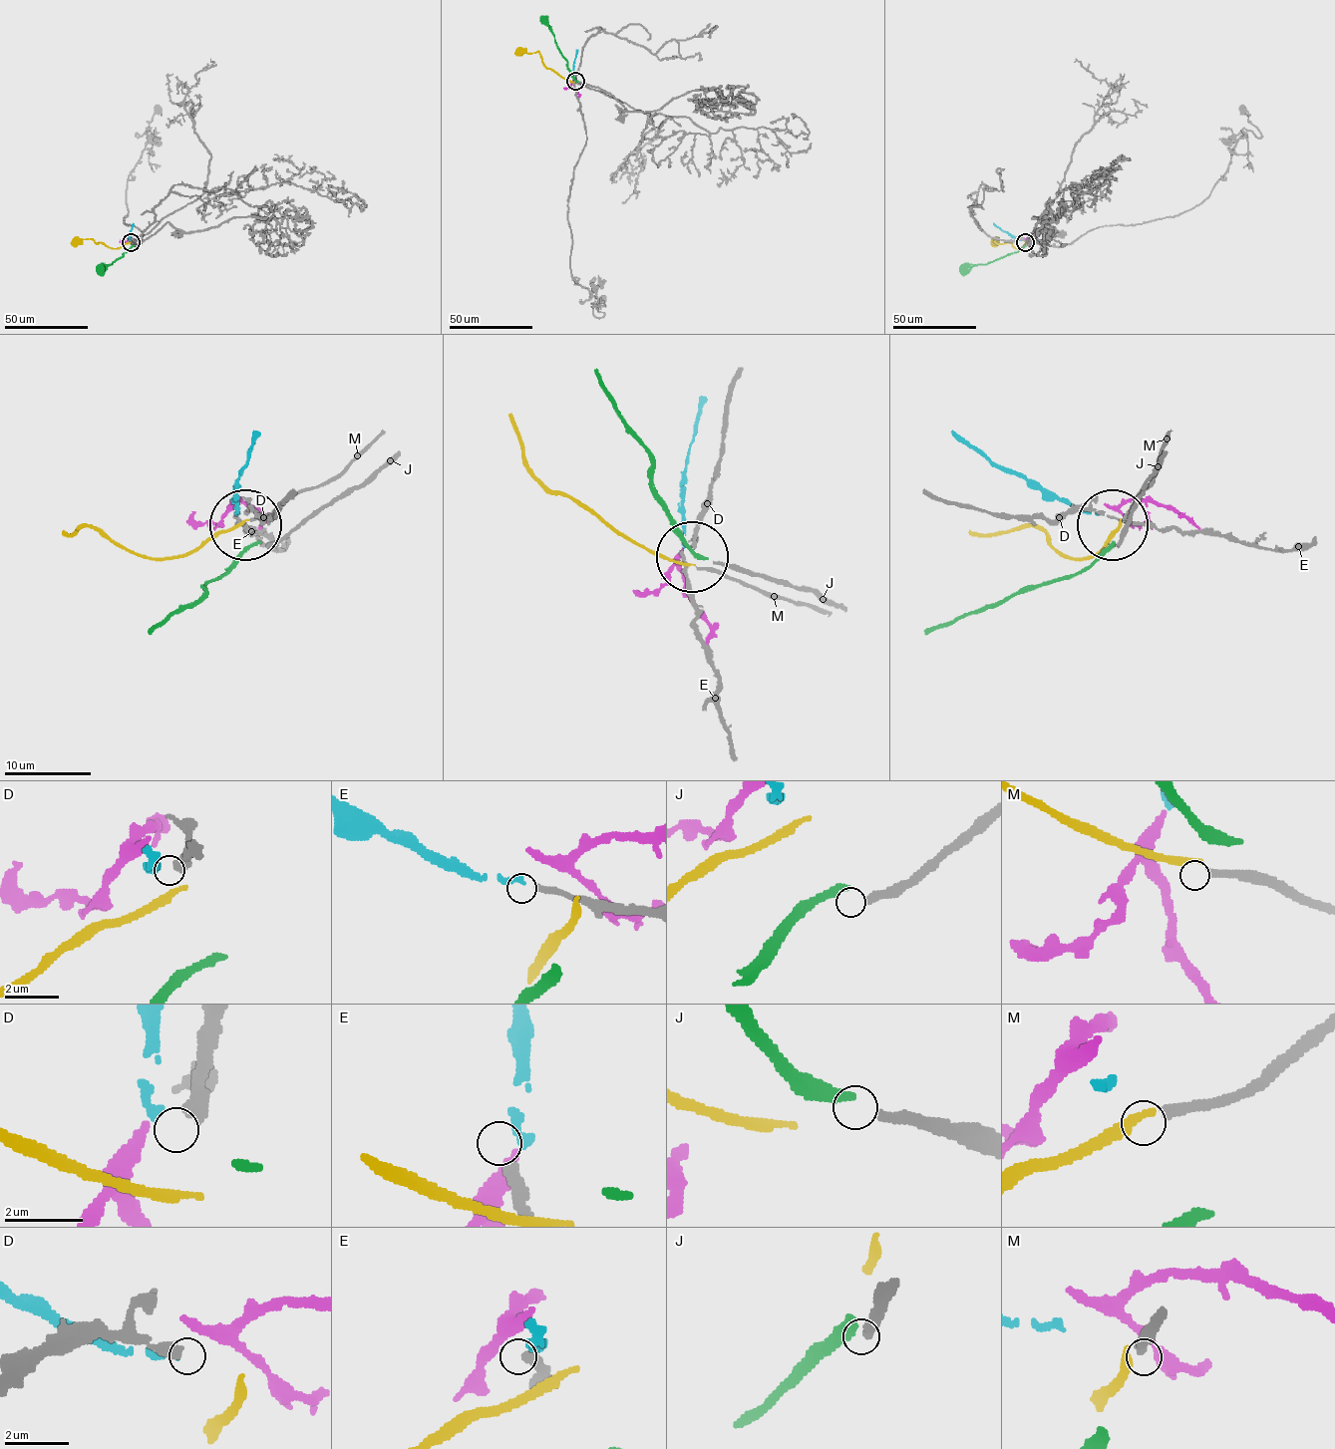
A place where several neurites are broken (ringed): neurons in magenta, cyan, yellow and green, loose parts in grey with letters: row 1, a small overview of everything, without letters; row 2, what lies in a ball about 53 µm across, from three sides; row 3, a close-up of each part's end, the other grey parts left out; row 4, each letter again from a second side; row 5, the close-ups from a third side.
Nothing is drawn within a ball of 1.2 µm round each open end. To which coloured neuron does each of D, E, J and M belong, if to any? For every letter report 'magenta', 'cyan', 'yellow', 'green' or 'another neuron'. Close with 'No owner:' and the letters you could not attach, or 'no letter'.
D: another neuron
E: another neuron
J: another neuron
M: another neuron
No owner: D, E, J, M

